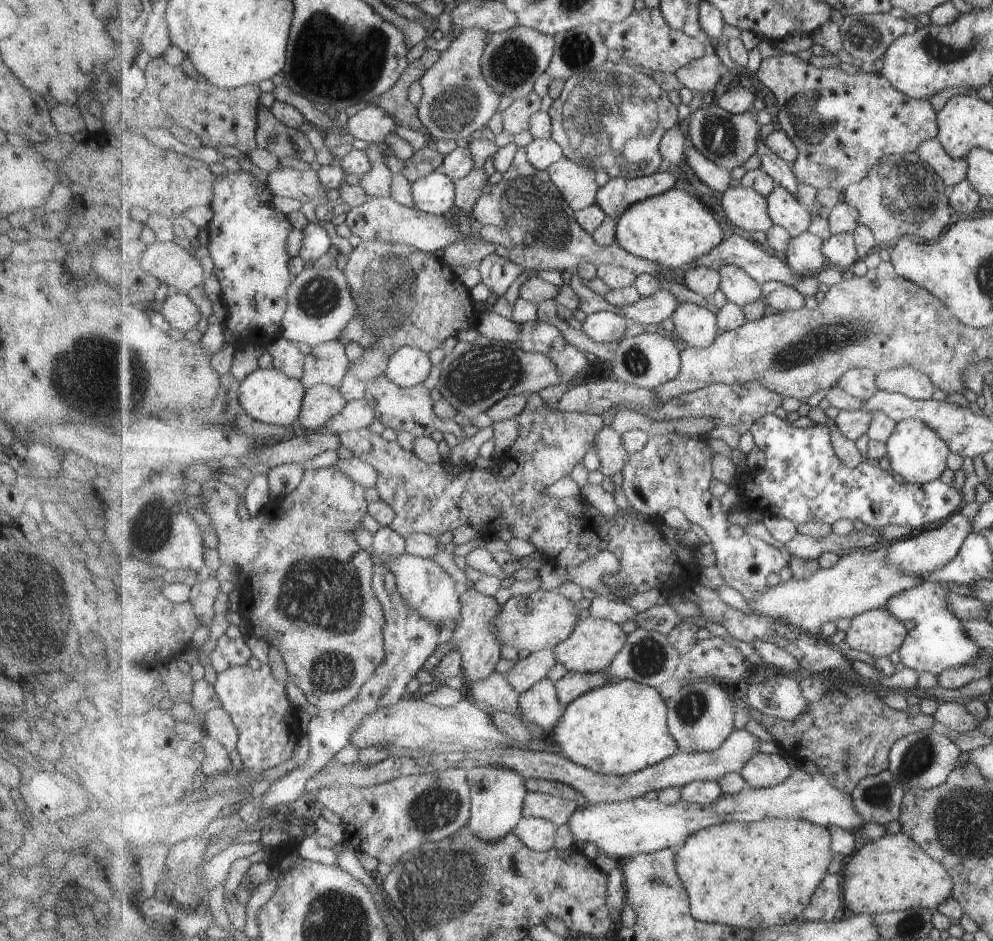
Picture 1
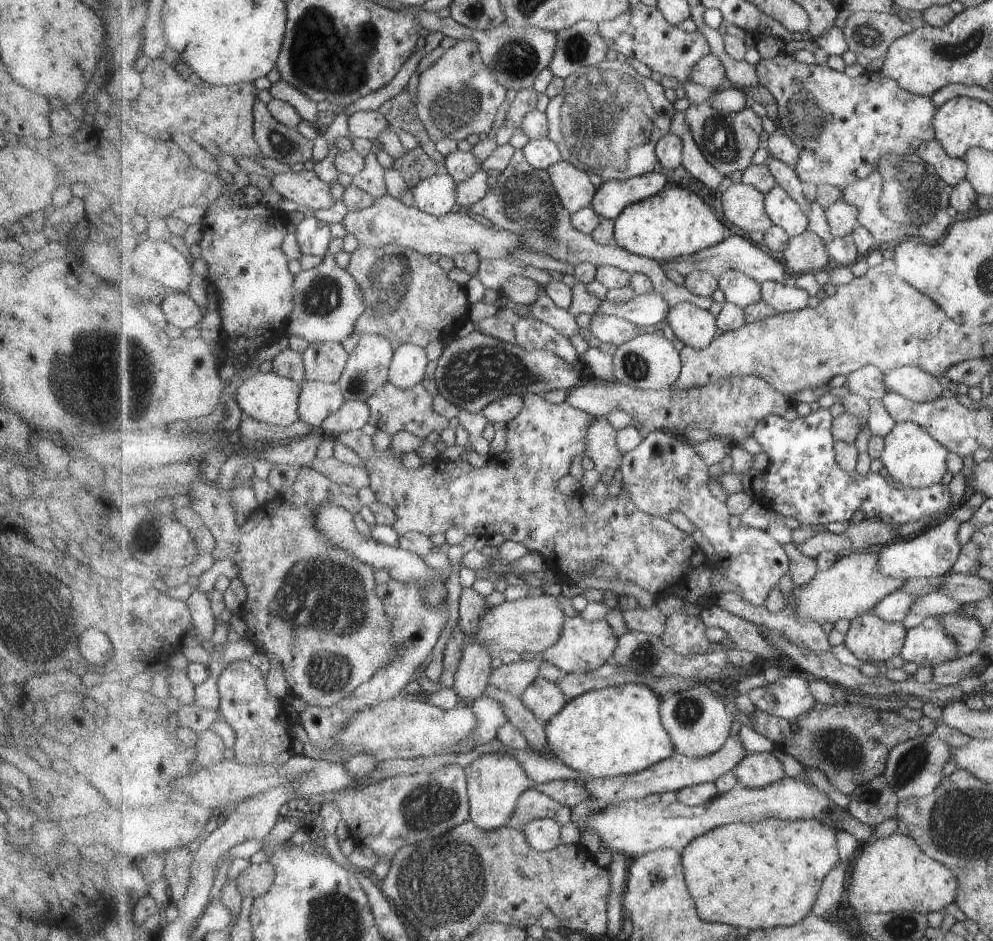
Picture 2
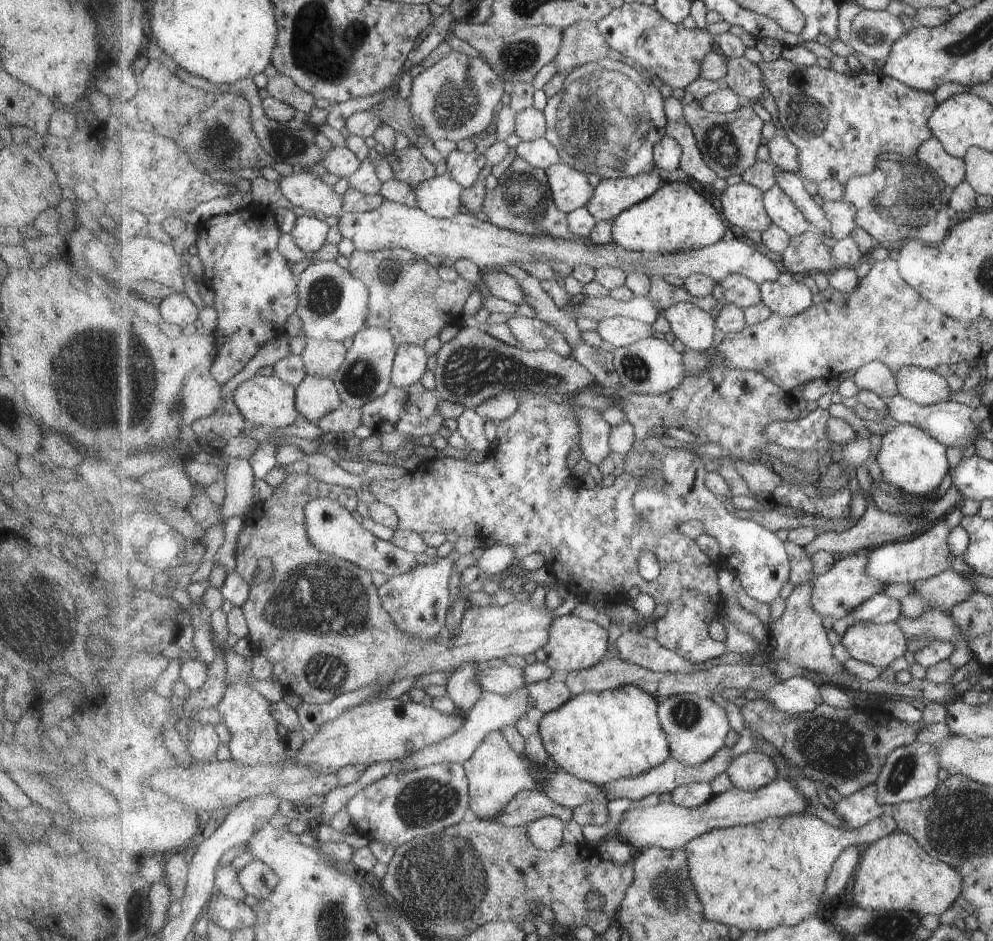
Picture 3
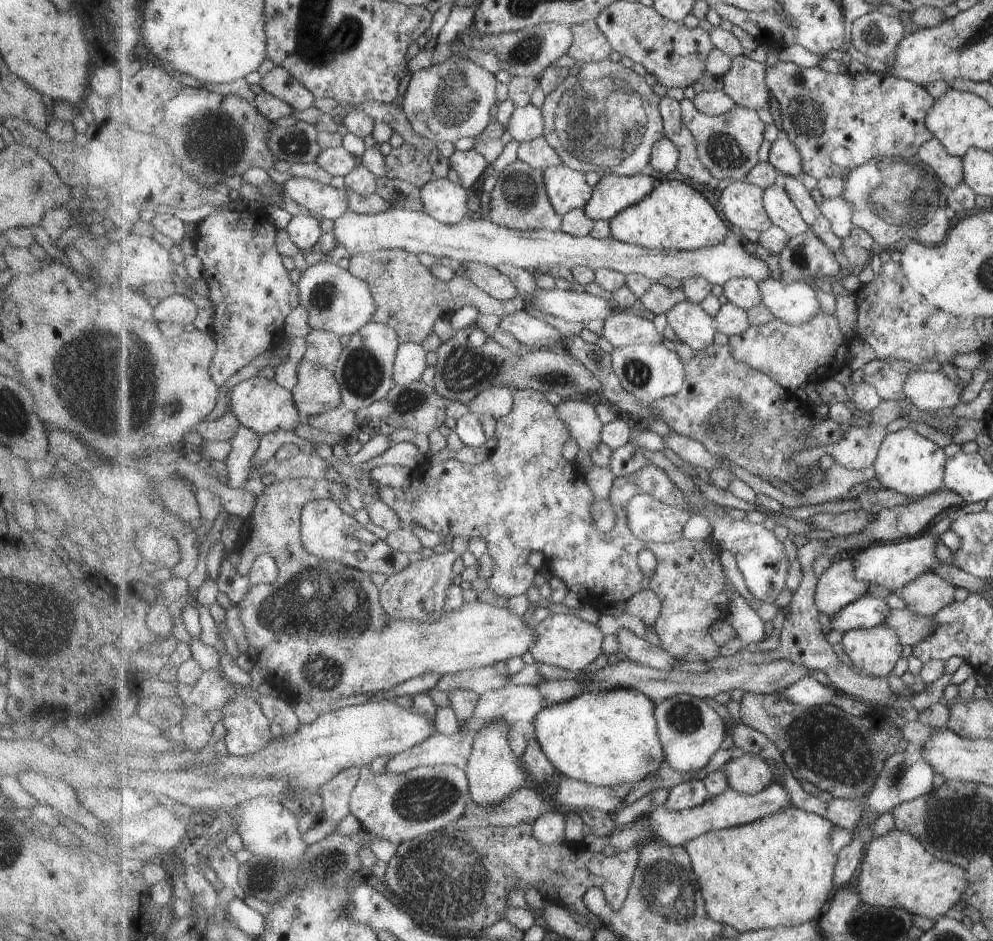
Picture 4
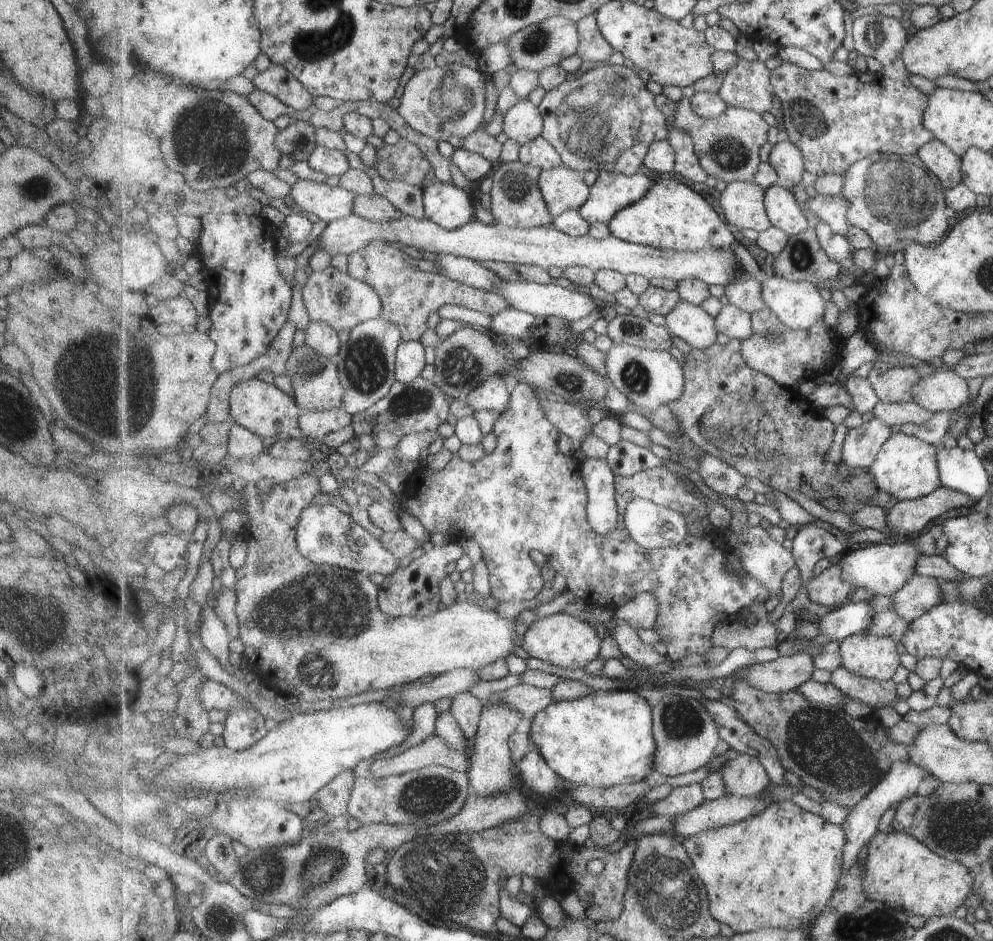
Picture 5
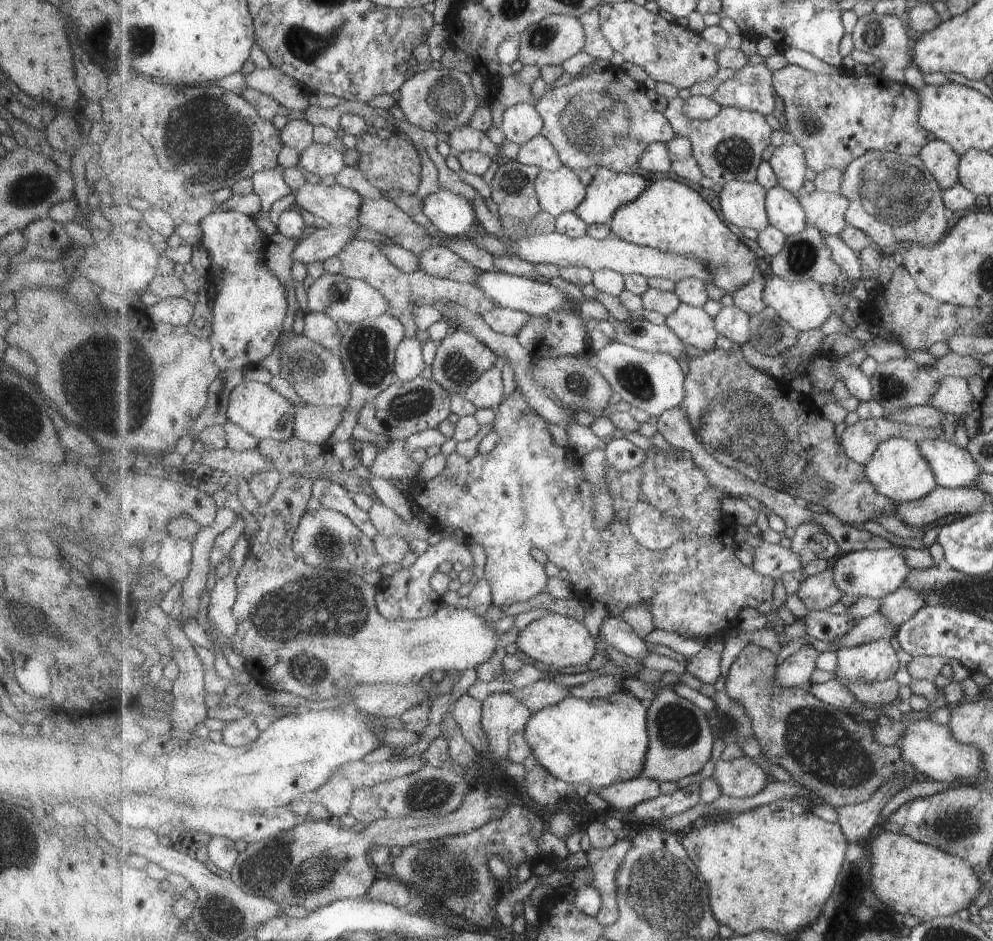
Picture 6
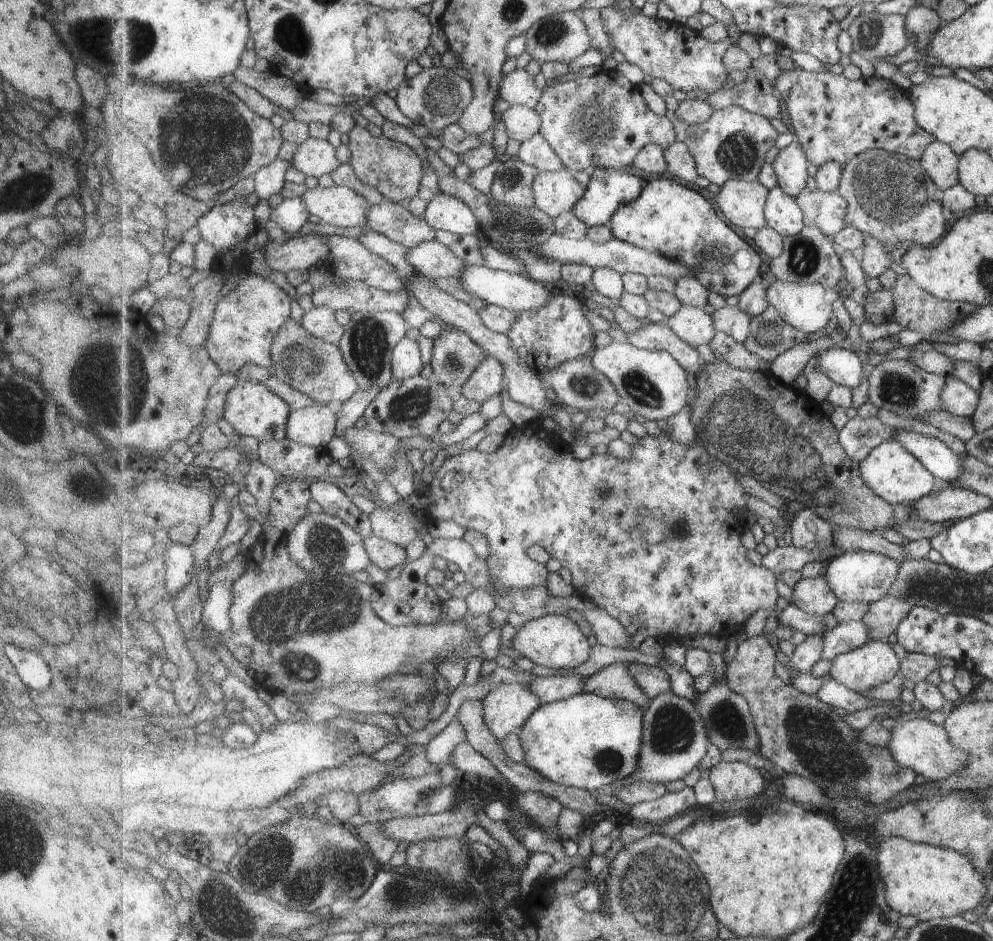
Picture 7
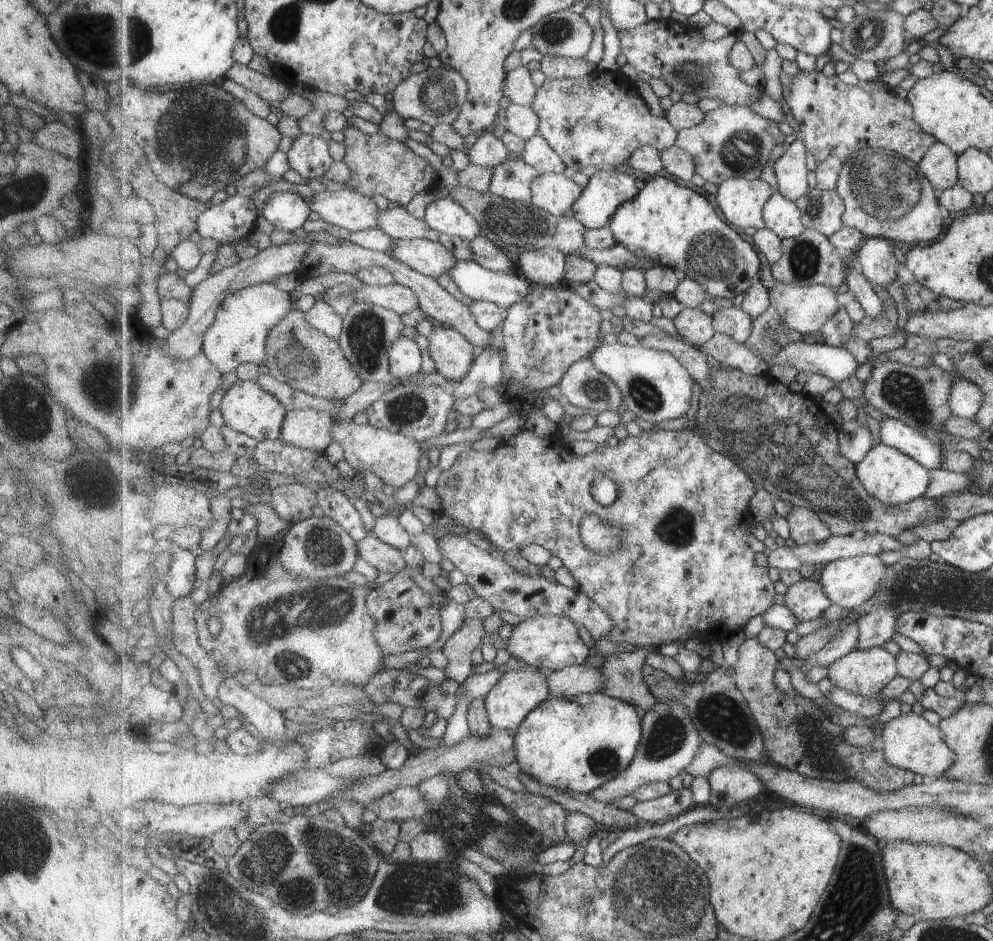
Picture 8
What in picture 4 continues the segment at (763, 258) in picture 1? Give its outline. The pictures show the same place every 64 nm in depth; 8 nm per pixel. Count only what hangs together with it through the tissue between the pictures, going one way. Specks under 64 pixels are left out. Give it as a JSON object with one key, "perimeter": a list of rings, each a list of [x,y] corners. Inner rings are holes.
{"perimeter":[[[391,205],[387,212],[364,215],[347,211],[334,222],[333,236],[336,247],[343,247],[350,255],[377,252],[383,248],[397,248],[413,254],[431,254],[444,262],[479,262],[495,267],[503,264],[532,271],[534,268],[553,267],[573,269],[577,265],[587,268],[611,269],[628,274],[641,274],[655,284],[663,277],[687,280],[688,278],[705,278],[711,284],[722,287],[732,278],[753,278],[757,281],[767,280],[773,272],[769,263],[747,252],[747,248],[733,240],[704,249],[678,251],[657,250],[621,242],[612,236],[599,240],[591,235],[575,237],[563,231],[537,229],[518,231],[501,227],[491,220],[484,220],[476,215],[463,218],[455,226],[447,226],[426,212],[401,210]]]}

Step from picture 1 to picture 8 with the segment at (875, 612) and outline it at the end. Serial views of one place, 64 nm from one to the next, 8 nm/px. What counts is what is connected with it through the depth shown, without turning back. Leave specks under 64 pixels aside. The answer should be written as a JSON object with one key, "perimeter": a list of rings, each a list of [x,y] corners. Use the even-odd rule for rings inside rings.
{"perimeter":[[[883,646],[871,650],[853,650],[828,668],[827,677],[832,685],[867,698],[881,699],[883,688],[887,688],[899,675],[897,657]]]}

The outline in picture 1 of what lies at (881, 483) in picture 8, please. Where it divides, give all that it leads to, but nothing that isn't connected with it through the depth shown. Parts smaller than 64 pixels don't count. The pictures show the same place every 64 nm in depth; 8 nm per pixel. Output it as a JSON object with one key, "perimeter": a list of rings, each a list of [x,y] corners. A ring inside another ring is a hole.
{"perimeter":[[[912,418],[897,423],[893,436],[887,440],[886,451],[893,474],[901,476],[909,484],[923,486],[939,480],[941,474],[947,470],[947,458],[951,449],[947,446],[947,442],[933,428],[929,428],[923,420]]]}

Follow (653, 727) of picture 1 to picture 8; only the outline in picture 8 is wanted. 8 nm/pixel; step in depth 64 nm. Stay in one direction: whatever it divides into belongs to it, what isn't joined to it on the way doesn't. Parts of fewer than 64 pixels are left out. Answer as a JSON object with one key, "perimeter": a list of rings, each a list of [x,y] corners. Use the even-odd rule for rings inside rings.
{"perimeter":[[[600,692],[550,698],[516,732],[516,767],[545,786],[589,794],[631,766],[643,740],[642,715],[633,704]]]}

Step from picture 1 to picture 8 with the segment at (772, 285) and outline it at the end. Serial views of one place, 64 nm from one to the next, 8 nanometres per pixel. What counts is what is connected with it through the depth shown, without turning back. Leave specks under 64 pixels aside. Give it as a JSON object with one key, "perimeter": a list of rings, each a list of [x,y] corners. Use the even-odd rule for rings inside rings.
{"perimeter":[[[776,281],[769,289],[772,304],[779,311],[783,322],[789,330],[799,331],[801,334],[813,334],[823,328],[823,324],[833,319],[834,314],[843,308],[840,295],[835,293],[835,288],[827,285],[813,285],[810,287],[791,286],[791,284]]]}

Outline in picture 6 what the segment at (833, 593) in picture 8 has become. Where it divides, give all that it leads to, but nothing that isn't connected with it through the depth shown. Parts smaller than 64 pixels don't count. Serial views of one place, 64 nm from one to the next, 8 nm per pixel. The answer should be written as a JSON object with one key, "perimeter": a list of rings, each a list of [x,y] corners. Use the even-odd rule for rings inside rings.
{"perimeter":[[[887,548],[887,550],[862,550],[840,555],[832,560],[833,572],[835,572],[835,584],[841,588],[844,596],[855,596],[859,599],[872,598],[881,600],[901,588],[901,584],[907,580],[911,572],[905,554],[899,548]]]}

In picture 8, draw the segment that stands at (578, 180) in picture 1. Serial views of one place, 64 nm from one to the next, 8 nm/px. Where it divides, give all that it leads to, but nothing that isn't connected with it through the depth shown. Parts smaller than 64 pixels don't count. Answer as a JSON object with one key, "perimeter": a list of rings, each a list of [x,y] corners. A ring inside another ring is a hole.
{"perimeter":[[[569,173],[540,174],[532,184],[532,203],[555,216],[561,216],[561,214],[572,210],[572,206],[579,200],[579,197],[583,194],[583,190],[584,188],[581,188],[577,182],[571,179]]]}

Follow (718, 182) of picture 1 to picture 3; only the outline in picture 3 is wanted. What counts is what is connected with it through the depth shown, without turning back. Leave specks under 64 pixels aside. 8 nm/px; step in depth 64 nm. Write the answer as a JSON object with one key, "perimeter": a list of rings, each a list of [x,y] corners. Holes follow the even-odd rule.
{"perimeter":[[[669,97],[665,102],[665,114],[667,114],[667,137],[675,138],[682,146],[683,158],[680,168],[696,182],[704,185],[705,188],[715,184],[719,180],[717,172],[711,170],[703,160],[698,139],[693,128],[689,126],[684,115],[684,106],[681,100]]]}

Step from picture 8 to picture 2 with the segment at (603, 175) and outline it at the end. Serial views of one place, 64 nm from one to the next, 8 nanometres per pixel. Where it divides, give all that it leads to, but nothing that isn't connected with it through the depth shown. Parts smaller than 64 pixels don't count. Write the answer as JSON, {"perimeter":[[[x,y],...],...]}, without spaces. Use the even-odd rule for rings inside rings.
{"perimeter":[[[658,170],[625,180],[604,180],[590,207],[595,208],[602,219],[617,220],[626,208],[659,194],[670,184],[669,178]]]}

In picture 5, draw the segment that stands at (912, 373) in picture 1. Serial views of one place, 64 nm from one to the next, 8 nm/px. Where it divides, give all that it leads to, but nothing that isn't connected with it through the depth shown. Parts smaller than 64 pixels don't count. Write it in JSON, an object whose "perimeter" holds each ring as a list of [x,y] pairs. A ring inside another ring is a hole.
{"perimeter":[[[941,368],[939,372],[930,376],[923,375],[923,378],[913,386],[913,394],[915,394],[915,403],[924,406],[927,410],[937,412],[939,410],[961,410],[962,406],[969,404],[969,384],[967,379],[957,376],[952,370]]]}

